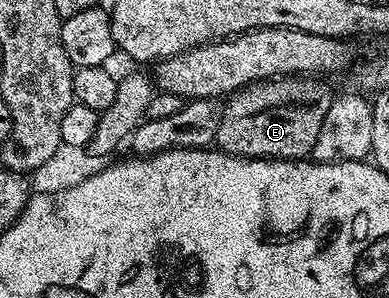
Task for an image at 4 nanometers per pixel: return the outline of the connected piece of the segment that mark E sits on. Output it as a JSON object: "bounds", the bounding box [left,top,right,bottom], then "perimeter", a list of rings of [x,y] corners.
{"bounds":[217,76,332,160],"perimeter":[[[281,76],[265,84],[244,86],[225,99],[218,116],[217,149],[237,158],[293,158],[306,160],[314,153],[316,136],[320,136],[320,124],[328,116],[332,93],[321,86],[314,76]]]}

